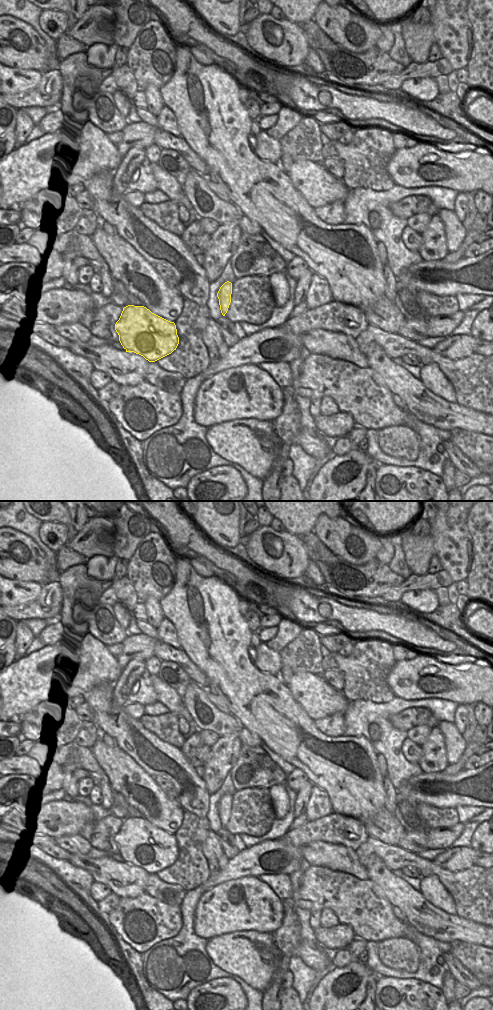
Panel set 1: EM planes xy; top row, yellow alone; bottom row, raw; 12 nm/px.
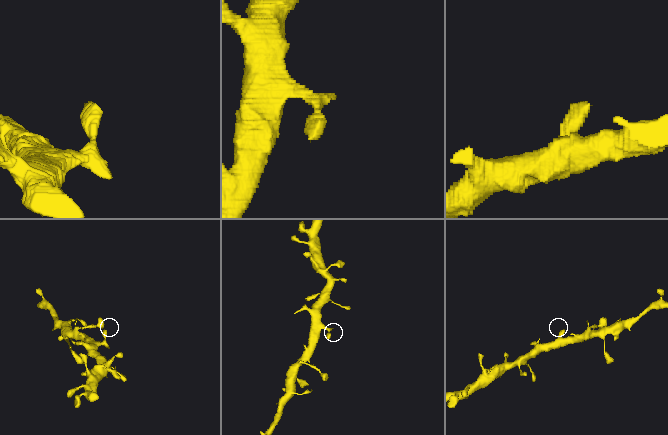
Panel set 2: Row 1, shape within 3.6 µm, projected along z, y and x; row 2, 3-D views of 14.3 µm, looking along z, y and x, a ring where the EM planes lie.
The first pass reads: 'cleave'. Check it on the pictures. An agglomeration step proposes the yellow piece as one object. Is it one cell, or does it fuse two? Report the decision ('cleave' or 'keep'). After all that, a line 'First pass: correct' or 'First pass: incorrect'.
keep
First pass: incorrect

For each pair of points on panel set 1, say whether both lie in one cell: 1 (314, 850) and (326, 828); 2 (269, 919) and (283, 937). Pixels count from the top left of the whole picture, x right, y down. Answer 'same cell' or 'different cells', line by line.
1: different cells
2: different cells

